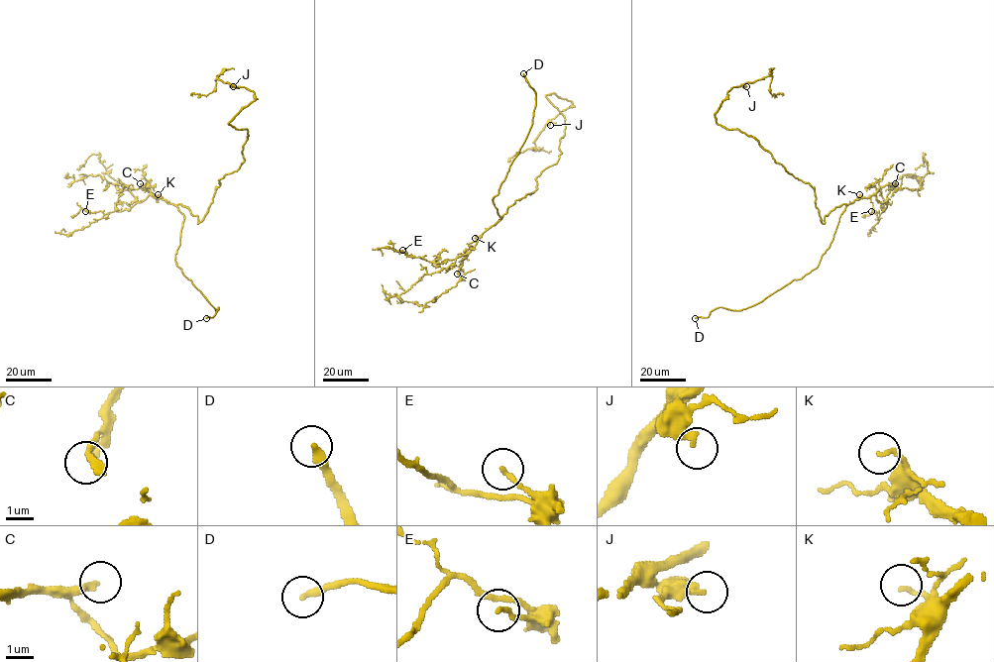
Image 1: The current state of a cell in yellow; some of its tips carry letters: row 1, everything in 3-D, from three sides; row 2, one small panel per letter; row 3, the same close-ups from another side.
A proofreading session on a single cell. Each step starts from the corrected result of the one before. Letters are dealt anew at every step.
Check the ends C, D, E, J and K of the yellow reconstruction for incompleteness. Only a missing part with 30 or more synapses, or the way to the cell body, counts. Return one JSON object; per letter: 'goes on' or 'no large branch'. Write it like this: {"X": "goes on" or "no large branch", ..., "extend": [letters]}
{"C": "goes on", "D": "goes on", "E": "no large branch", "J": "no large branch", "K": "no large branch", "extend": ["C", "D"]}

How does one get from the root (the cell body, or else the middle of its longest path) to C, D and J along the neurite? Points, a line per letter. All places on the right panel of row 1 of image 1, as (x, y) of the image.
C: (815, 195), (815, 205), (823, 223), (825, 217), (836, 207), (869, 198), (880, 187), (895, 183)
D: (815, 195), (823, 223), (830, 211), (845, 205), (819, 265), (752, 306), (718, 307), (707, 317), (695, 318)
J: (815, 195), (808, 183), (789, 173), (753, 137), (716, 122), (715, 113), (727, 92), (733, 87), (746, 86)

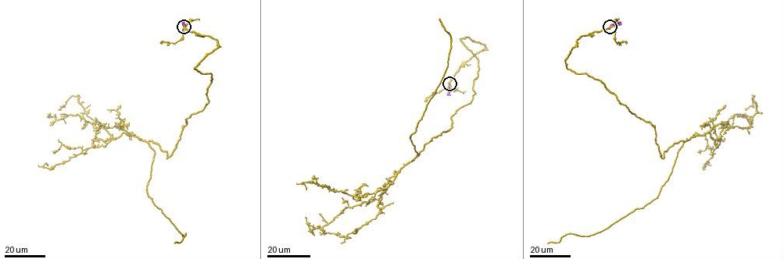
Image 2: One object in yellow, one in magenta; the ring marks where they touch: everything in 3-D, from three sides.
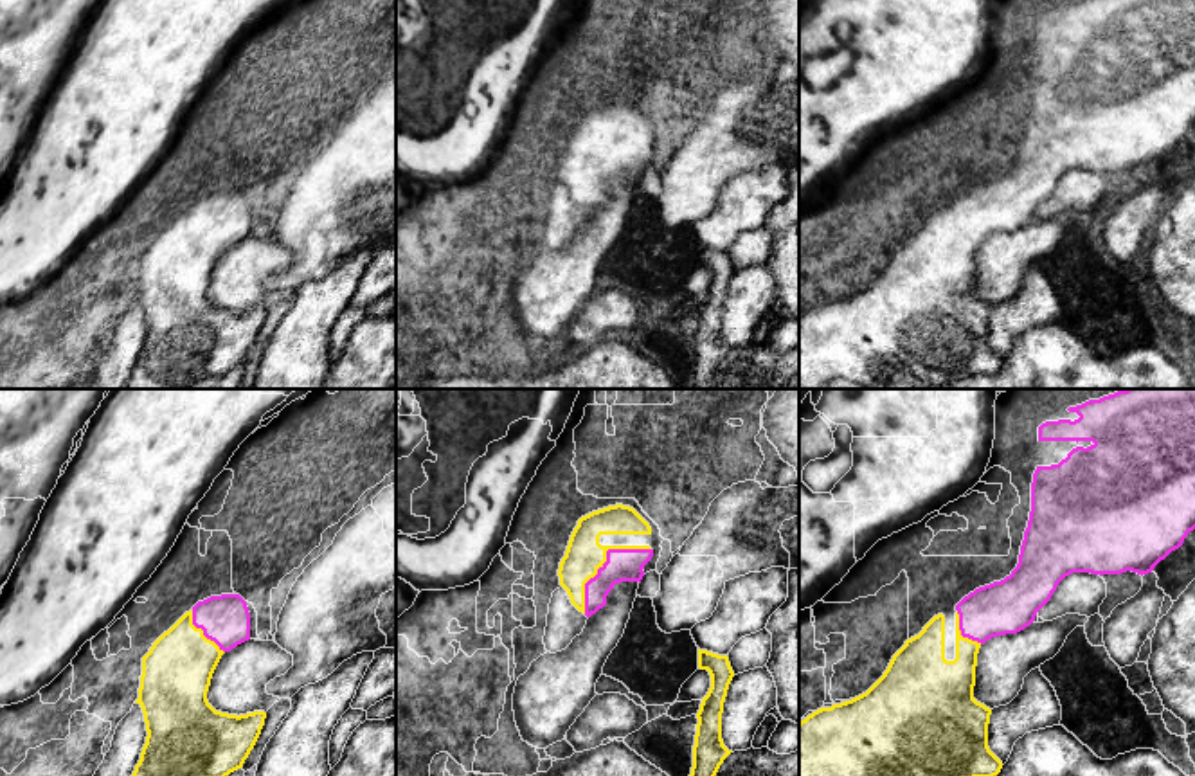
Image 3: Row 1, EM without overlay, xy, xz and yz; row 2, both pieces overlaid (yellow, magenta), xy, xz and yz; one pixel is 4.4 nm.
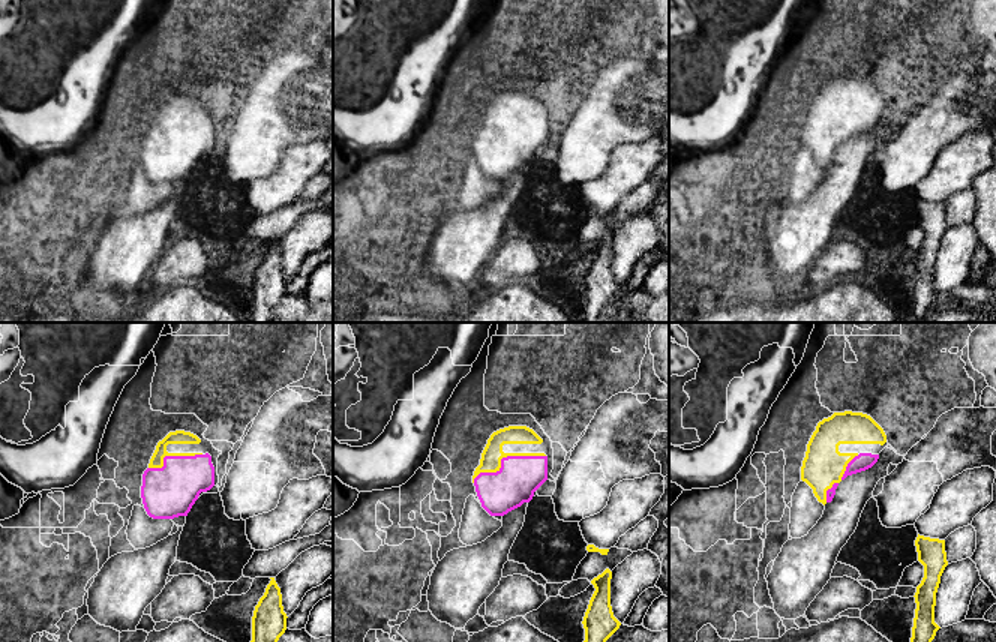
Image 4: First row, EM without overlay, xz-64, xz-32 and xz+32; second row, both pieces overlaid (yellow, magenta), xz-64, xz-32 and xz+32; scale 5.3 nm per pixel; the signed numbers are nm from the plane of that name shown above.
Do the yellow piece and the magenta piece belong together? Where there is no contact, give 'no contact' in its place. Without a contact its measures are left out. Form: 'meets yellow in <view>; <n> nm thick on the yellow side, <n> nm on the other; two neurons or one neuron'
meets yellow in xz; 170 nm thick on the yellow side, 140 nm on the other; one neuron

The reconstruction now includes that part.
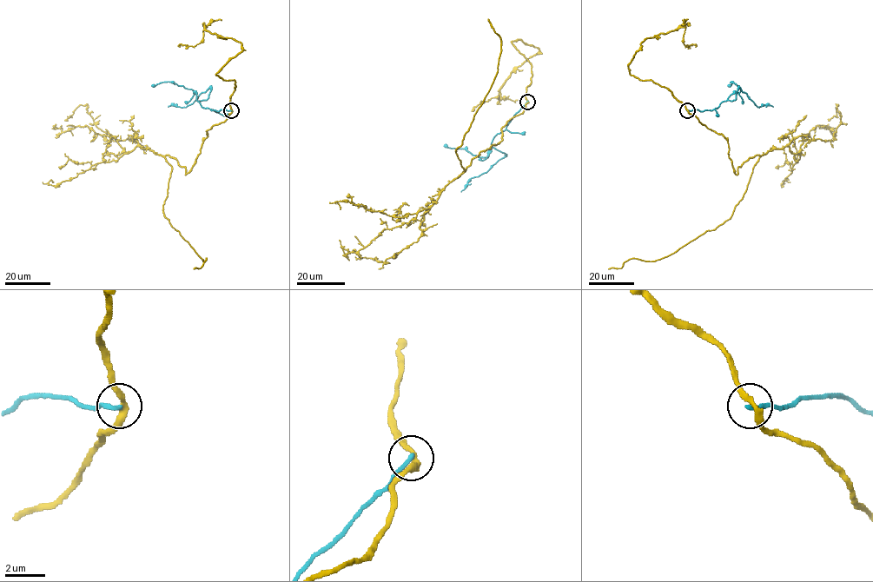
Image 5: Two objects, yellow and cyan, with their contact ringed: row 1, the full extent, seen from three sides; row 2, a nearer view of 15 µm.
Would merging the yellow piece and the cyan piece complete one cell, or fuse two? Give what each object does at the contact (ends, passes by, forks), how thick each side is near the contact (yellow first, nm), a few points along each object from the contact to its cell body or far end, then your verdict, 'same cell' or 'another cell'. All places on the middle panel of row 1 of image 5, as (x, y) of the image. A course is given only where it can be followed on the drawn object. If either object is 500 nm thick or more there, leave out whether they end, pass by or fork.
yellow passes by; cyan ends; calibres 320 and 240 nm; course yellow (527, 101), (501, 128), (502, 139), (457, 177), (465, 170), (456, 149), (497, 72), (500, 36), (487, 19); course cyan (527, 101), (506, 128), (493, 139), (492, 145), (505, 155), (486, 172), (472, 177), (461, 191); another cell

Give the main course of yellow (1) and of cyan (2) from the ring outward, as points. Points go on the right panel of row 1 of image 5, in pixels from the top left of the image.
1: (687, 110), (726, 139), (737, 175), (750, 158), (759, 156), (744, 196), (730, 218), (675, 252), (608, 268)
2: (687, 110), (712, 110), (723, 102), (736, 99), (740, 88), (757, 107), (773, 107)

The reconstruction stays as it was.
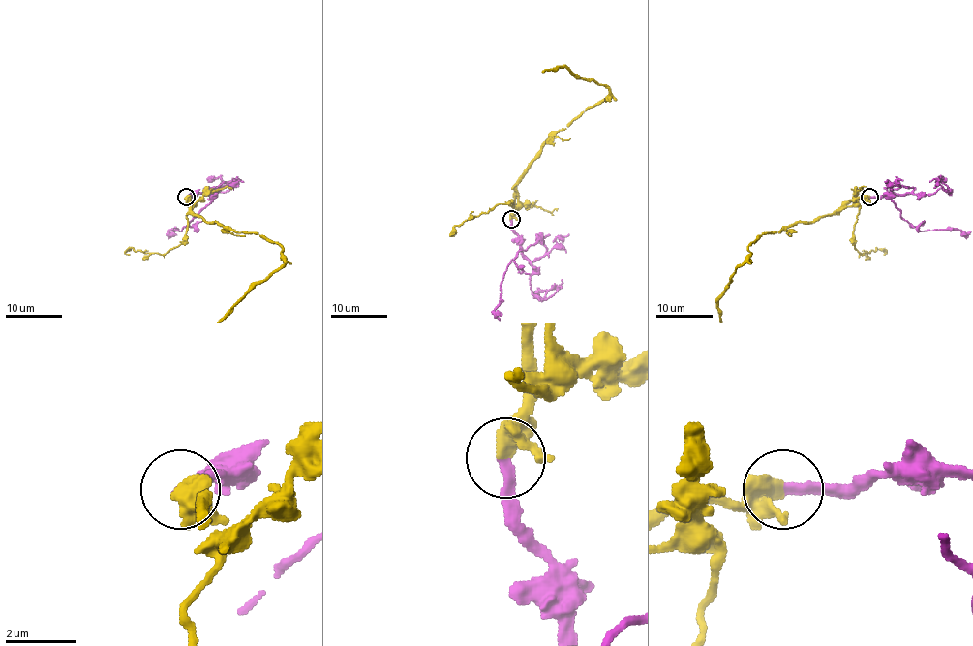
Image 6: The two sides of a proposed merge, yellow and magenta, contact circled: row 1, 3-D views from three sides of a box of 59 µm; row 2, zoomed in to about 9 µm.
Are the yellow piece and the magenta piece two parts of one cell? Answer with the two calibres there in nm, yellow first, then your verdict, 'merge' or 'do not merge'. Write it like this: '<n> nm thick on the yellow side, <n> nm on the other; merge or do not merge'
360 nm thick on the yellow side, 240 nm on the other; merge

